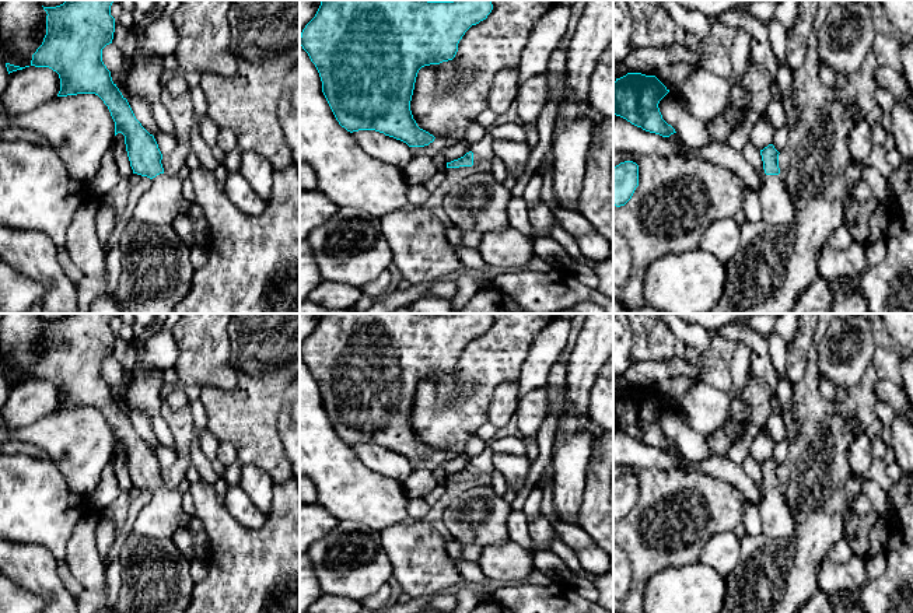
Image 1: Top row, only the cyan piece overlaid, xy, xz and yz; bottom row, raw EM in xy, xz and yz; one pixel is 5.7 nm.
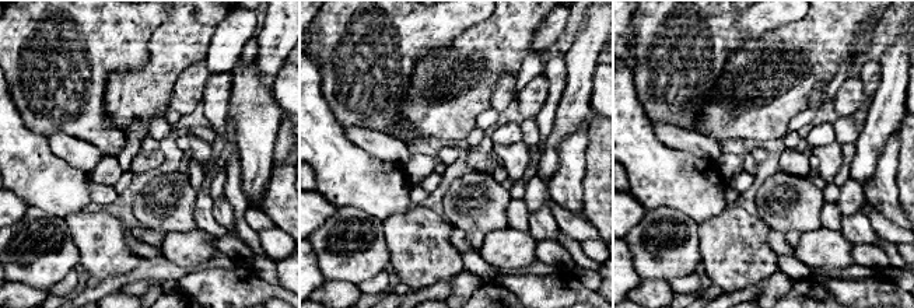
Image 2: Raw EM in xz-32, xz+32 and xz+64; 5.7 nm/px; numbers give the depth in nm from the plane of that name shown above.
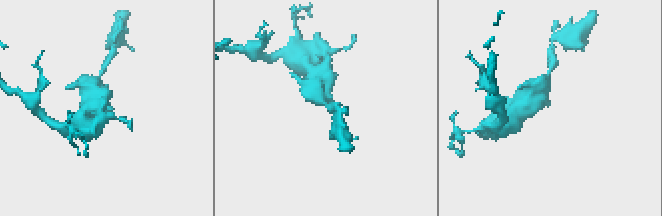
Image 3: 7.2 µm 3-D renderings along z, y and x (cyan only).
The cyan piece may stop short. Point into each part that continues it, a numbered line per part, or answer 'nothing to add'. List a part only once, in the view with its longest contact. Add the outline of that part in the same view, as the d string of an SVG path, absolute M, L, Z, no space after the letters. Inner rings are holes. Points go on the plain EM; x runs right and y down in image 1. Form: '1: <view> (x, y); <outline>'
1: xy (164, 514); M160 487L151 493L147 505L140 511L134 532L161 539L172 539L175 532L186 528L189 515L182 505L182 494L178 490Z

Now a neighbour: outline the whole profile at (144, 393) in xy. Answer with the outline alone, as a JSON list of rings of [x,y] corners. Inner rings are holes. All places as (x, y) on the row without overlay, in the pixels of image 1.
[[[144,341],[136,343],[136,362],[134,378],[129,390],[129,403],[132,407],[141,409],[150,416],[153,431],[160,445],[175,451],[174,435],[161,416],[161,386],[162,386],[162,369],[146,371],[141,361],[144,358]]]

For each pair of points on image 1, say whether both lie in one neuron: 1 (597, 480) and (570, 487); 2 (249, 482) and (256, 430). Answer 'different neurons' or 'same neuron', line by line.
1: different neurons
2: different neurons

